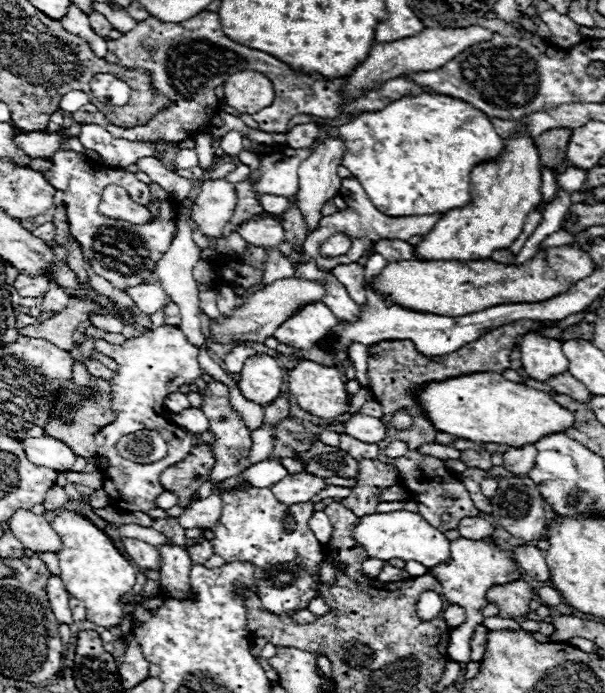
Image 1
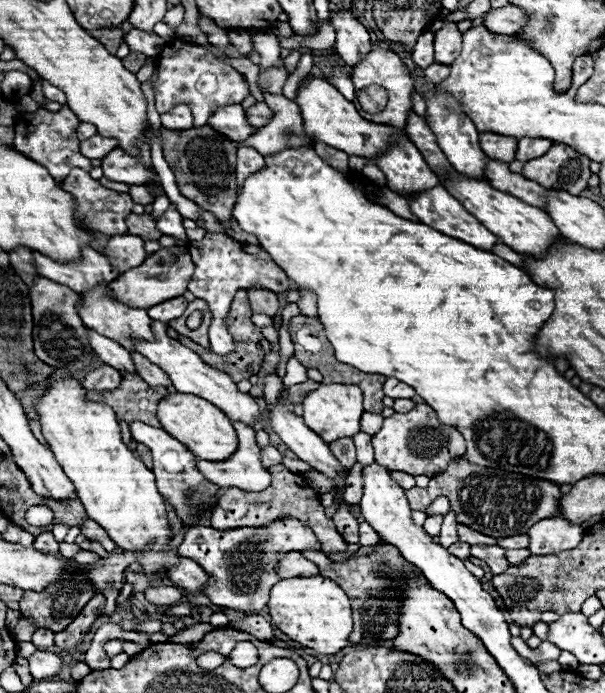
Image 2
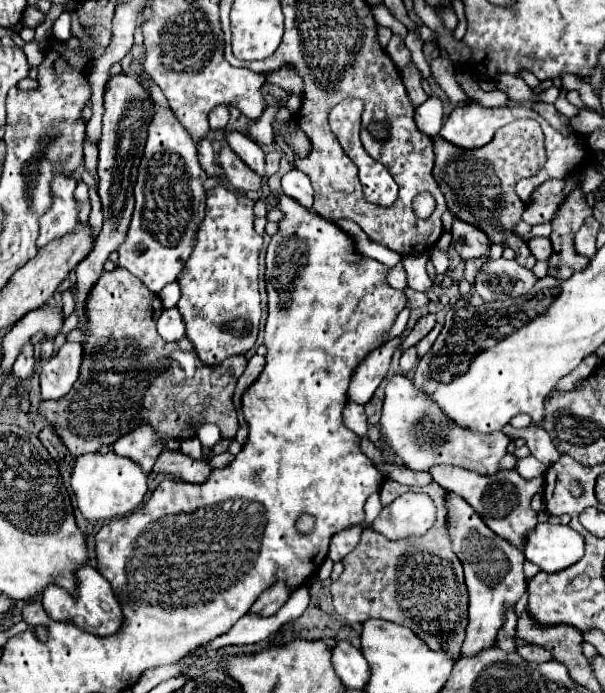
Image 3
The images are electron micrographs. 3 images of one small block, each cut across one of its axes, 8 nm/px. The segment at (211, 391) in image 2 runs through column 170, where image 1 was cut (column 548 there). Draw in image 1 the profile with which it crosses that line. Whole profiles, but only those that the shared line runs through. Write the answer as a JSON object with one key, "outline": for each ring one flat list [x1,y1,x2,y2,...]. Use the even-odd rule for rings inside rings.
{"outline":[[532,330,516,338,516,344,522,354,522,368,530,378,548,382,552,376,568,370,568,358,564,356,558,340,544,338,538,330]]}

